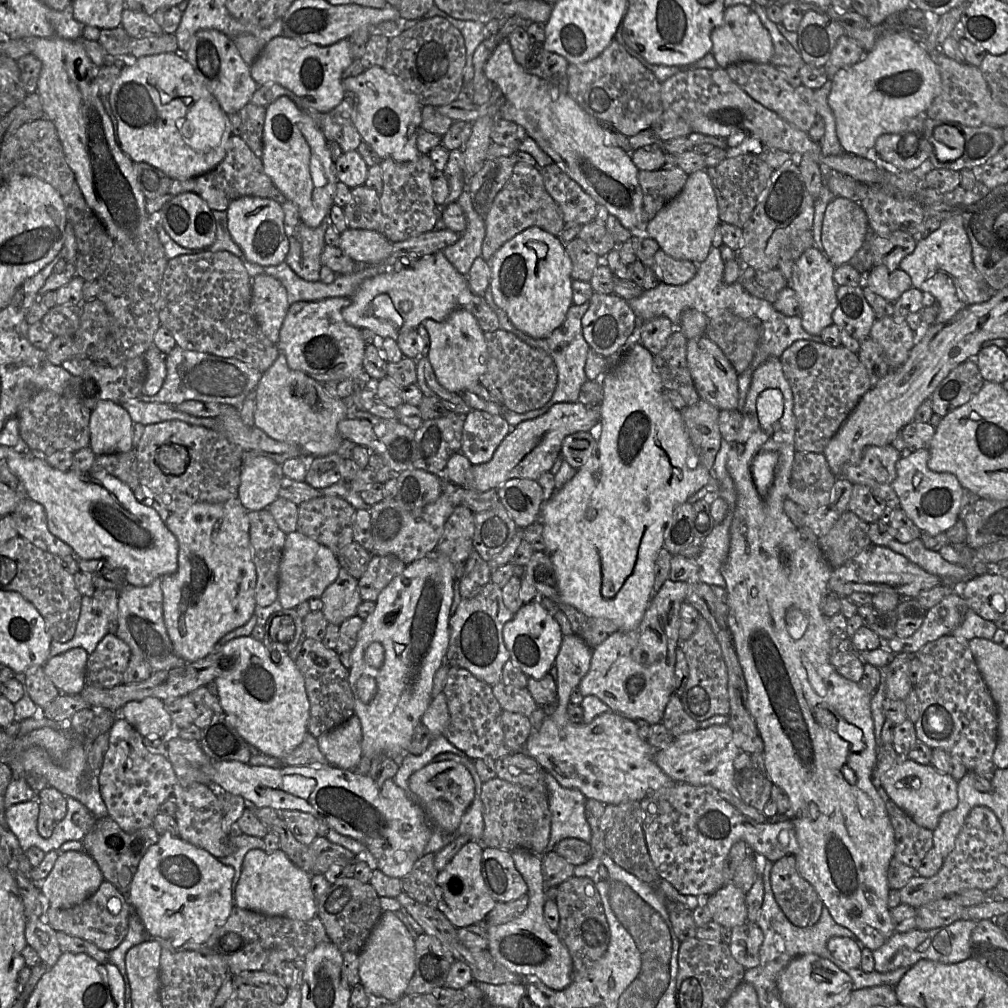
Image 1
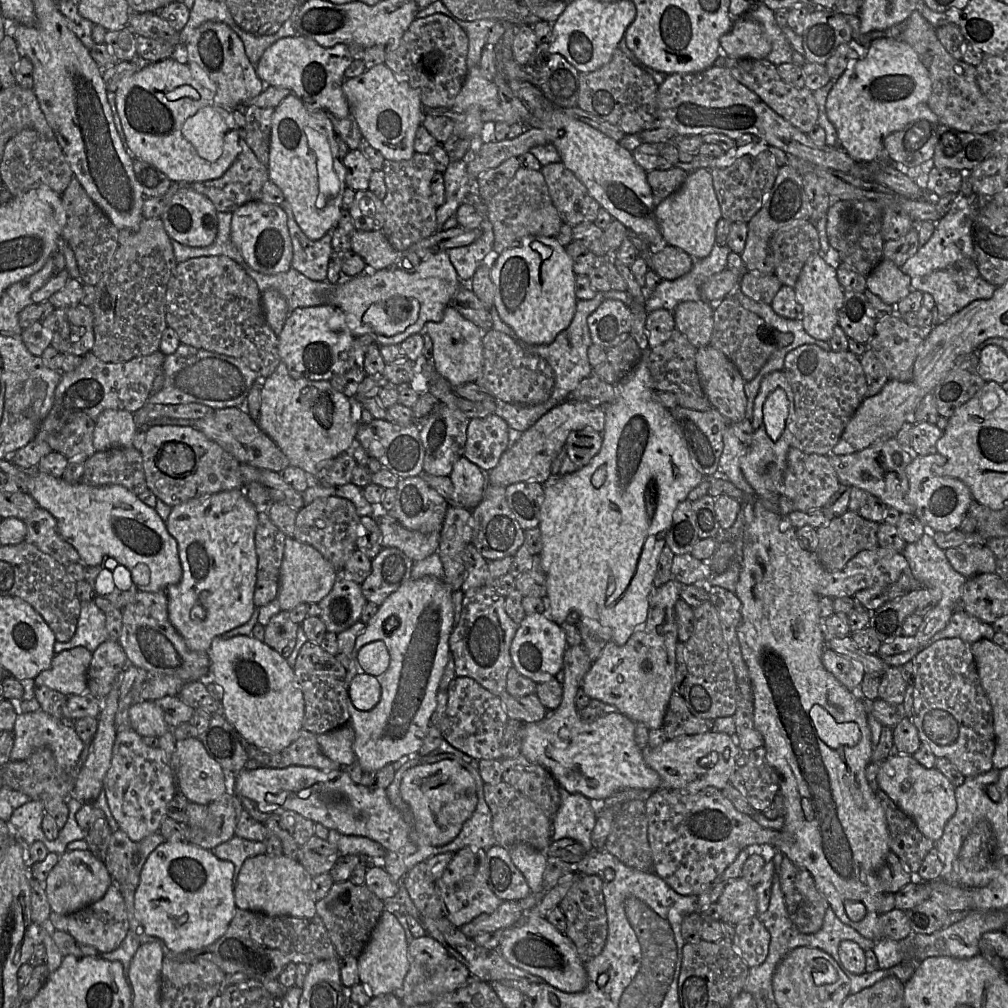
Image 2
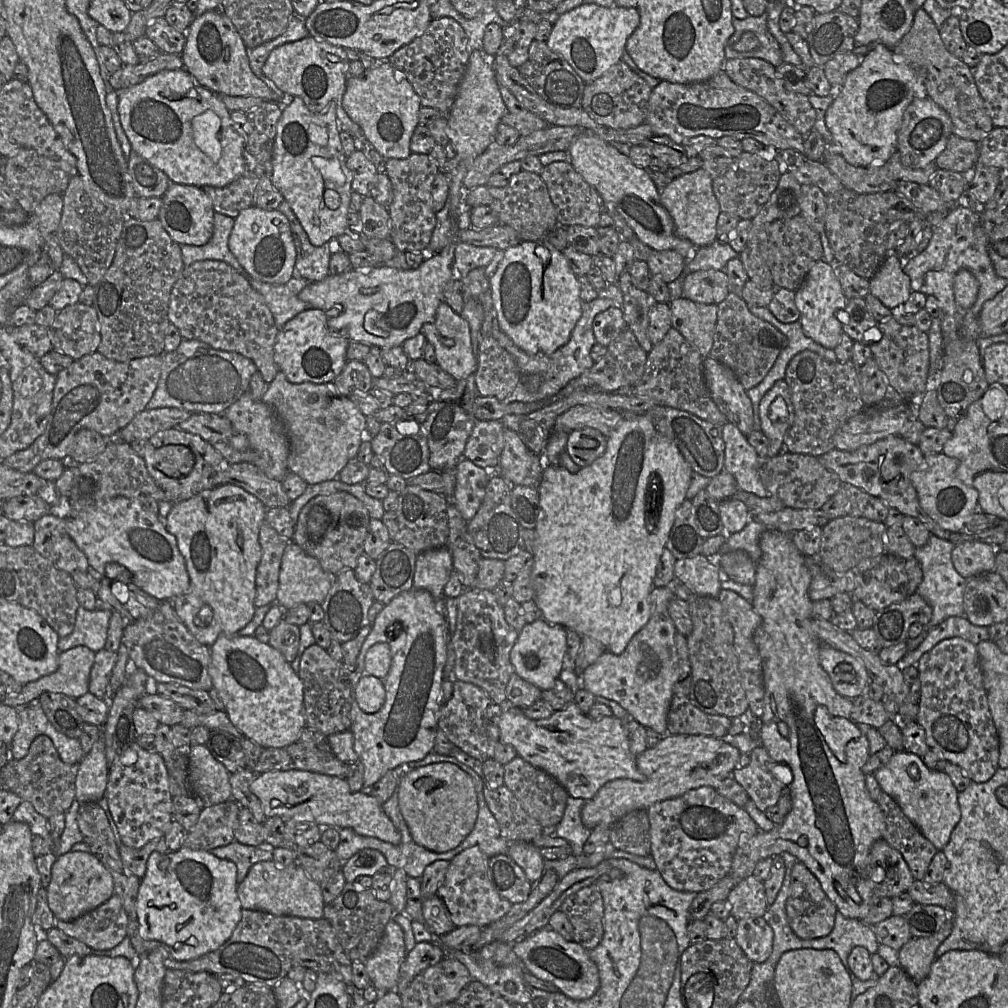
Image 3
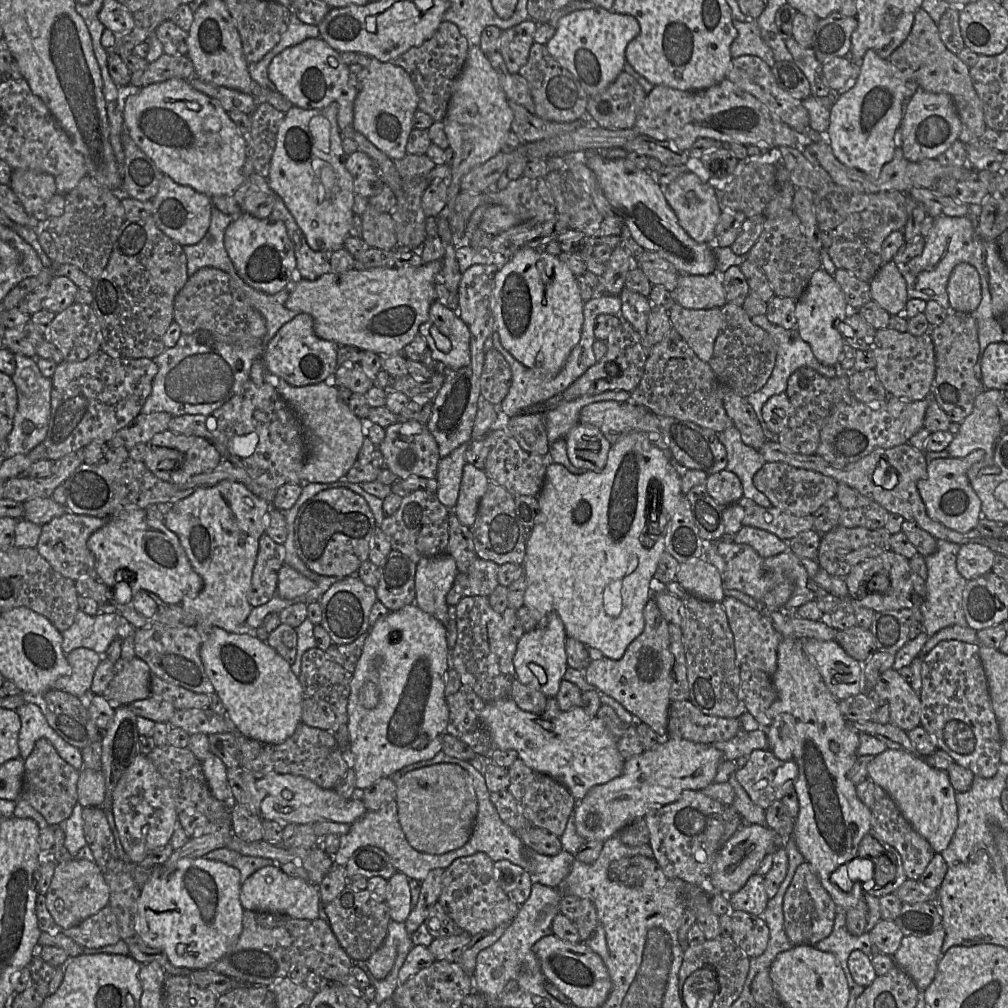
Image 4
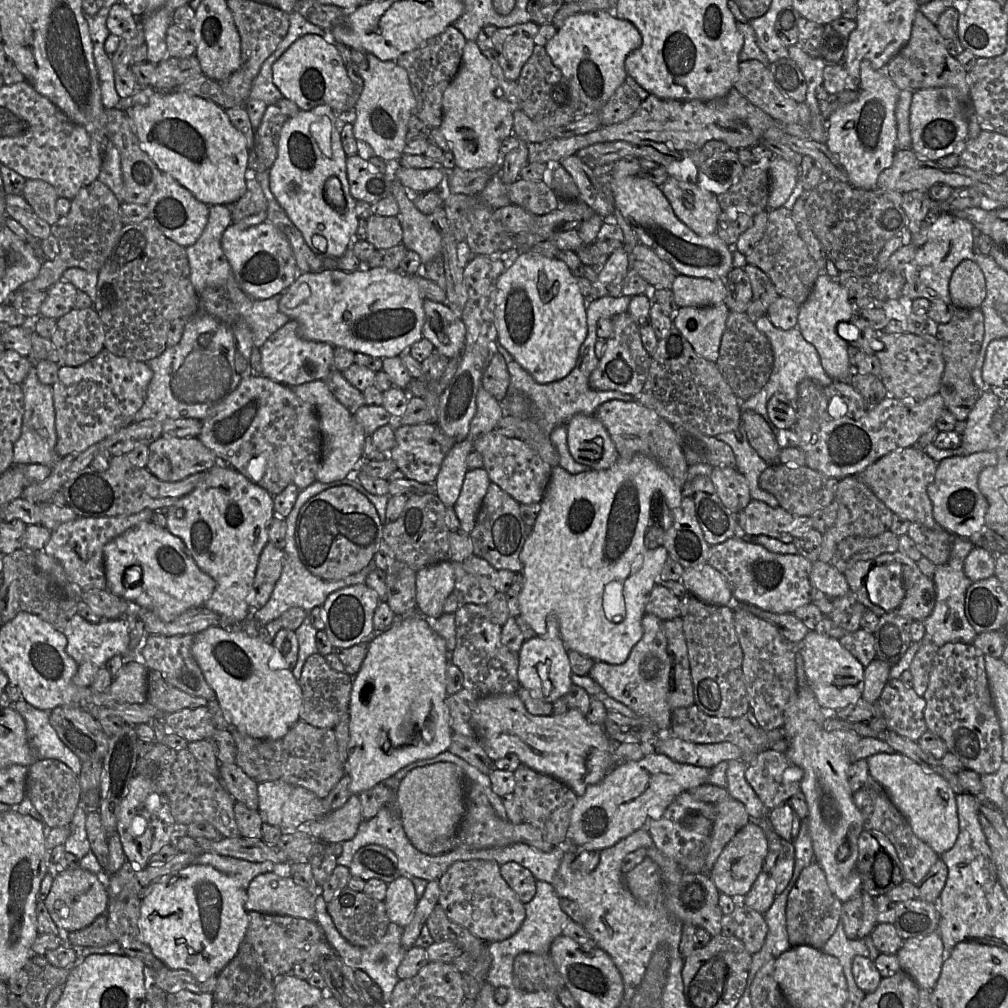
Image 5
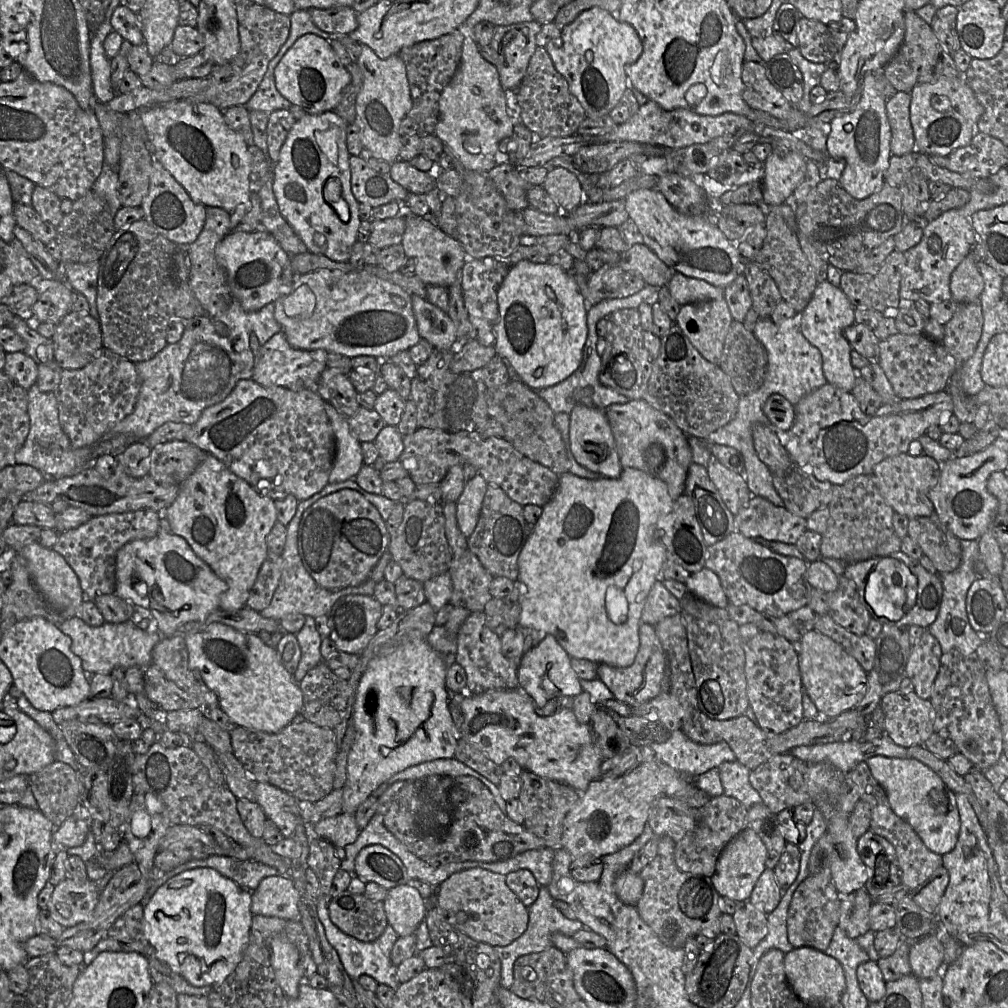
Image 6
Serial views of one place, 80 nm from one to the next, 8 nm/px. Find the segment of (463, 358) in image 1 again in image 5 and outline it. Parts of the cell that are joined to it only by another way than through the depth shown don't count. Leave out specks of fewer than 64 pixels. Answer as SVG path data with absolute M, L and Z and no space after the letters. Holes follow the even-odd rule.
M424 299L425 323L422 336L428 339L444 356L449 359L461 357L466 339L466 326L446 303Z

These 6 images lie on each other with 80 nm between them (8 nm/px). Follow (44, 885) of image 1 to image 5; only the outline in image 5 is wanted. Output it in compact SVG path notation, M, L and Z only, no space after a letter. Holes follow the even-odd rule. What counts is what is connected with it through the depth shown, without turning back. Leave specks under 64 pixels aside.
M77 867L57 872L44 904L52 920L64 934L82 929L91 924L97 916L105 914L108 902L106 887L98 875Z

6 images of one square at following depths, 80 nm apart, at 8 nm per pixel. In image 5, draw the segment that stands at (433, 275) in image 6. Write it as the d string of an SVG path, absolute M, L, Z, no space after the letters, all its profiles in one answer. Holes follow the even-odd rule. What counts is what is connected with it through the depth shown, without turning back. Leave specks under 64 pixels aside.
M387 162L387 170L384 175L387 176L391 182L391 194L399 207L398 219L403 230L402 244L407 250L414 251L419 255L423 267L423 265L429 263L437 256L442 255L442 238L429 221L429 218L415 207L410 191L396 179L395 170L397 166L399 166L397 162Z

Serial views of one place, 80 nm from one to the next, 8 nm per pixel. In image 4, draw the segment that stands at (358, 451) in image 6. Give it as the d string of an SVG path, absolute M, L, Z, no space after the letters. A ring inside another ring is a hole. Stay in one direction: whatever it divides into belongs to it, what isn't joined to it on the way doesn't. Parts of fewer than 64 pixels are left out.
M275 378L277 392L286 401L299 418L307 448L307 456L301 471L302 483L331 483L345 477L349 469L358 459L363 440L366 436L366 423L357 417L349 407L340 399L337 387L323 381L306 386L293 386L281 378Z

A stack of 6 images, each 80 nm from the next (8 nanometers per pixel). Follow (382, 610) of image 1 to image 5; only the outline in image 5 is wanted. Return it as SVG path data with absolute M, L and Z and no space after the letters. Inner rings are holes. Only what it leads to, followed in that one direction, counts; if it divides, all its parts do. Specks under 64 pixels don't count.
M418 611L397 619L386 630L375 633L366 656L354 676L349 701L348 758L345 772L350 777L349 790L360 794L392 777L401 768L448 751L453 731L447 706L446 672L449 652L444 639L433 631L429 620Z

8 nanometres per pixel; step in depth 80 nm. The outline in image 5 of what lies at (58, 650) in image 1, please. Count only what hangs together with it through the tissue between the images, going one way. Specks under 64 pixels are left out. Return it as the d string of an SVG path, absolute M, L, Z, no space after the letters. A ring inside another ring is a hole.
M77 612L62 632L67 638L66 652L78 664L91 662L99 668L106 666L107 662L116 655L121 655L126 660L139 658L130 656L130 626L131 622L126 617L112 620L103 619L99 623L91 623Z

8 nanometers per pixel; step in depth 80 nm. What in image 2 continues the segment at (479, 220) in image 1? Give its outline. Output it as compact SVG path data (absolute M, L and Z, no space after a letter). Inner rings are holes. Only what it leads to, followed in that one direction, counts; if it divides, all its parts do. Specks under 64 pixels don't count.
M488 218L483 219L480 230L481 235L470 245L447 250L462 283L469 283L483 259L493 250L494 233Z

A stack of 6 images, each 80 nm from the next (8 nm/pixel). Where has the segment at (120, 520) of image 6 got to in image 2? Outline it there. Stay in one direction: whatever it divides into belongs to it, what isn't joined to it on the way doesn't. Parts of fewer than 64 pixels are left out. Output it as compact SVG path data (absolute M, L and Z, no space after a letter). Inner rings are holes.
M38 506L24 522L27 526L27 542L65 567L72 563L82 563L78 551L60 536L55 517L46 509Z

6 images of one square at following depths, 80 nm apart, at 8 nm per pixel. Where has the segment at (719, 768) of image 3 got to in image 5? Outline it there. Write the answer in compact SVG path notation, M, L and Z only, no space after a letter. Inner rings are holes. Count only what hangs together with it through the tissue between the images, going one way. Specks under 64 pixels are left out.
M661 753L623 763L611 769L600 782L589 785L585 794L578 797L566 836L578 847L598 851L612 847L645 828L648 820L659 819L679 794L706 783L709 774L708 768L678 763Z

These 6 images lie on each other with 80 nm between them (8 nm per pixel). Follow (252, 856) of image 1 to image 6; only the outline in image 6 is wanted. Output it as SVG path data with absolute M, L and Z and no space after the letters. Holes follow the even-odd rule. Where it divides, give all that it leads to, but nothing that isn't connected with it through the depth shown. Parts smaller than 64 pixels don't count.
M287 875L269 876L251 892L253 915L299 920L298 892Z

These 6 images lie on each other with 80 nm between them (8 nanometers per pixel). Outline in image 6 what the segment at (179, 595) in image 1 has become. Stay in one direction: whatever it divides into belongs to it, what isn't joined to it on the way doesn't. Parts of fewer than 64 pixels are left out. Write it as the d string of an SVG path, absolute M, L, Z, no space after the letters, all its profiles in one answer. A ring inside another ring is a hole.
M207 453L196 470L180 484L179 493L165 510L164 517L172 533L184 538L195 554L227 583L219 608L243 609L268 554L266 538L277 522L274 500Z

